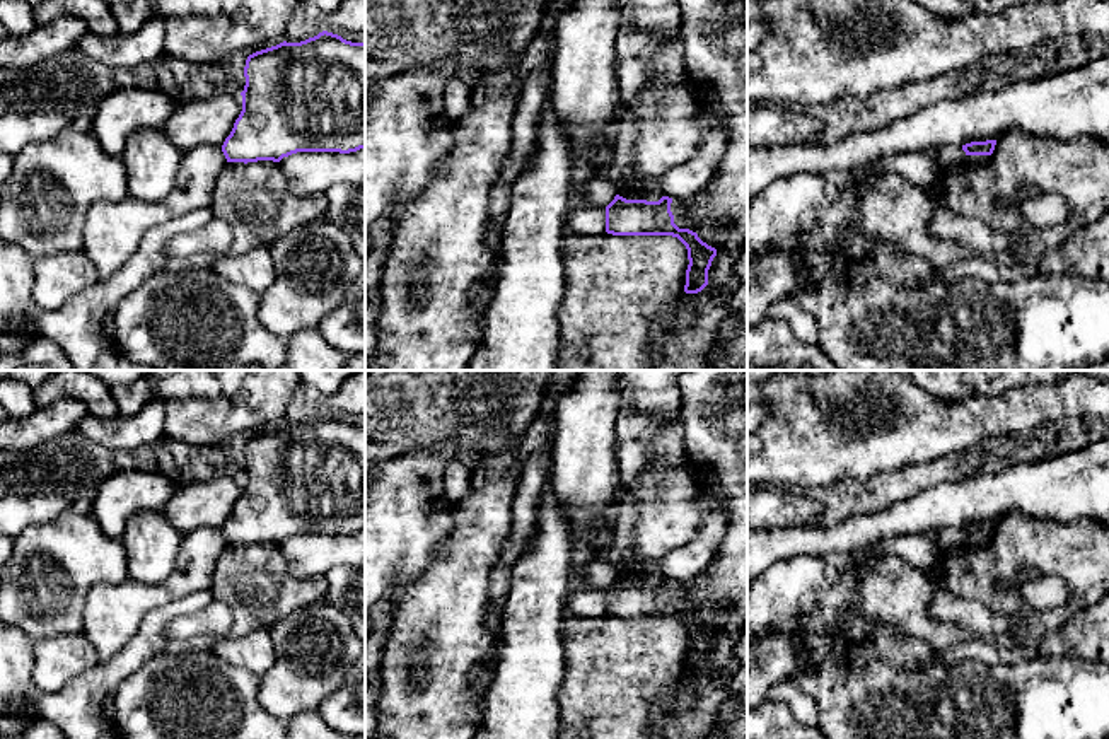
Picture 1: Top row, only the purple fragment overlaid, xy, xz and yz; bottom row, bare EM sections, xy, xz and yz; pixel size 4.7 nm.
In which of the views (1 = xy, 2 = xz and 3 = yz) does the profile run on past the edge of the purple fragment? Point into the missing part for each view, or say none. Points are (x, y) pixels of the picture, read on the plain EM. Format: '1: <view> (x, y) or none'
1: none
2: none
3: none

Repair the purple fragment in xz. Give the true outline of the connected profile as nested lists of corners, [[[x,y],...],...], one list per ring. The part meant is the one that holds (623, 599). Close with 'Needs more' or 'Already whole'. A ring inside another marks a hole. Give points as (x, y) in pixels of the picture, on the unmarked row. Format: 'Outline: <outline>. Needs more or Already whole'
Outline: [[[619,577],[606,589],[606,614],[613,618],[672,618],[688,631],[686,676],[698,676],[708,667],[708,652],[717,631],[703,625],[696,614],[679,611],[671,594],[672,580],[659,584],[626,582]]]. Already whole

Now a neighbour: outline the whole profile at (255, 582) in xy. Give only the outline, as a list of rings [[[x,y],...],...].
[[[227,544],[217,560],[210,592],[232,613],[227,637],[237,638],[270,630],[282,618],[324,601],[328,580],[295,579],[280,544]]]

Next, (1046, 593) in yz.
[[[1041,577],[1032,582],[1025,582],[1020,587],[1025,604],[1032,611],[1048,611],[1065,606],[1070,601],[1070,587],[1060,577]]]

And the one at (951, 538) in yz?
[[[947,527],[938,532],[935,538],[937,553],[940,556],[947,555],[949,551],[962,546],[966,543],[966,534],[962,529],[957,527]]]

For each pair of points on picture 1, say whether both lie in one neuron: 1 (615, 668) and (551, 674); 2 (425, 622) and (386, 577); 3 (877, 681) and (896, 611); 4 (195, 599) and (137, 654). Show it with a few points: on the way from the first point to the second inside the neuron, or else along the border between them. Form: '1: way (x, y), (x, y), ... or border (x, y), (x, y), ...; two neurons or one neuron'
1: border (563, 632), (563, 683), (558, 693), (557, 712); two neurons
2: border (429, 565), (403, 593), (394, 613); two neurons
3: border (859, 605), (864, 615), (929, 644); two neurons
4: way (178, 608), (169, 611), (150, 630), (150, 637); one neuron

